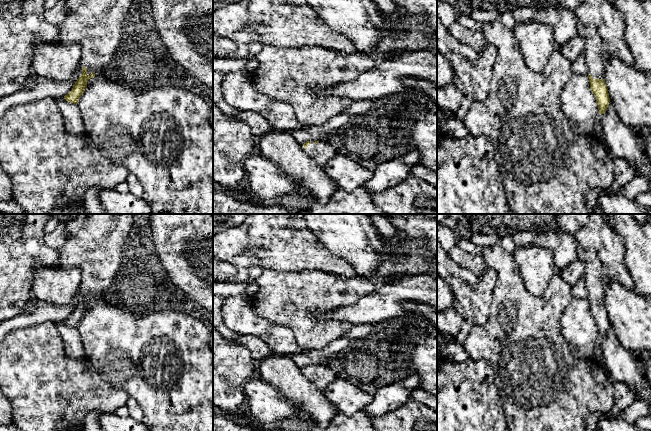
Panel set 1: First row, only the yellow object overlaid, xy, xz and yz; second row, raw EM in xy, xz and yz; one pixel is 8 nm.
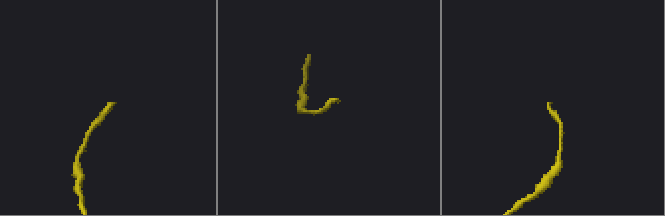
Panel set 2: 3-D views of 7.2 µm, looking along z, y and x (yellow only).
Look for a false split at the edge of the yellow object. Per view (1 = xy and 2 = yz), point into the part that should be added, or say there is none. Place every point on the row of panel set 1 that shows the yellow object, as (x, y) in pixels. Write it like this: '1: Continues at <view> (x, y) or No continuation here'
1: Continues at xy (96, 25)
2: Continues at yz (601, 25)

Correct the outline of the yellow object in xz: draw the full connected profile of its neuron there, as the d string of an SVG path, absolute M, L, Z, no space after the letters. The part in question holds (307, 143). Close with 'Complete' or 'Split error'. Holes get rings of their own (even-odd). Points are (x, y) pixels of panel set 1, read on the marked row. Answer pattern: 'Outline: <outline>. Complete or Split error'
Outline: M307 141L303 148L320 168L324 168L328 161L337 155L327 141Z. Split error

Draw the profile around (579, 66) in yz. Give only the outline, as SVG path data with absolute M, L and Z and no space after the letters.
M581 53L572 61L572 73L576 75L588 75L588 65L584 53Z

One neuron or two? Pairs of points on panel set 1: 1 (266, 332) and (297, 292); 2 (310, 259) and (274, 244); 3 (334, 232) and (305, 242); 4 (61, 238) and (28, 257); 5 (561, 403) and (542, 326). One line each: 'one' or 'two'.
1: two
2: one
3: two
4: two
5: one

